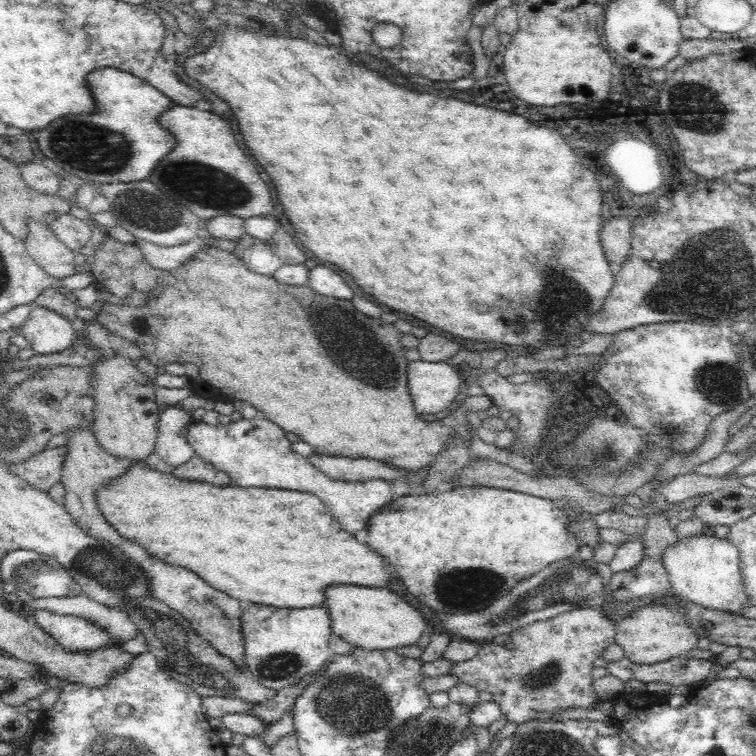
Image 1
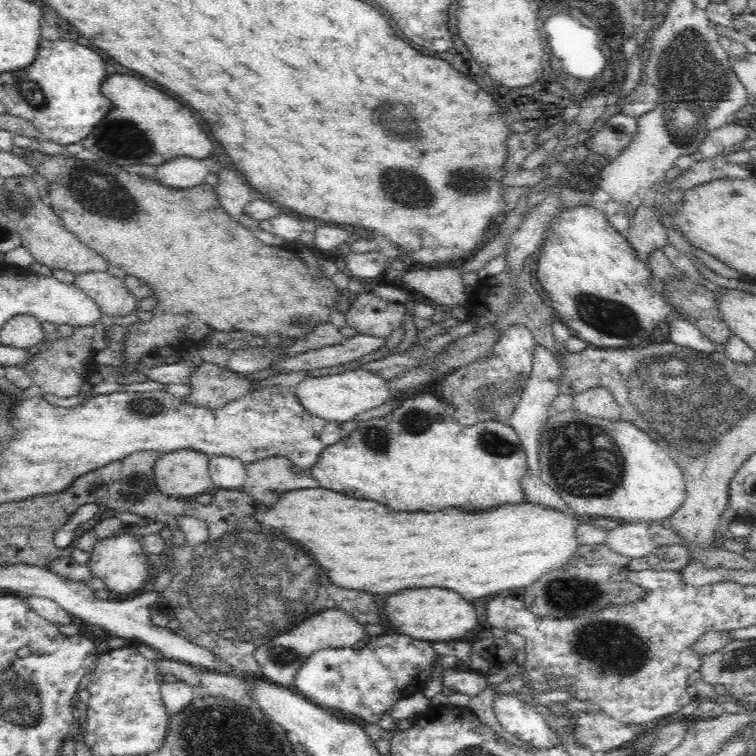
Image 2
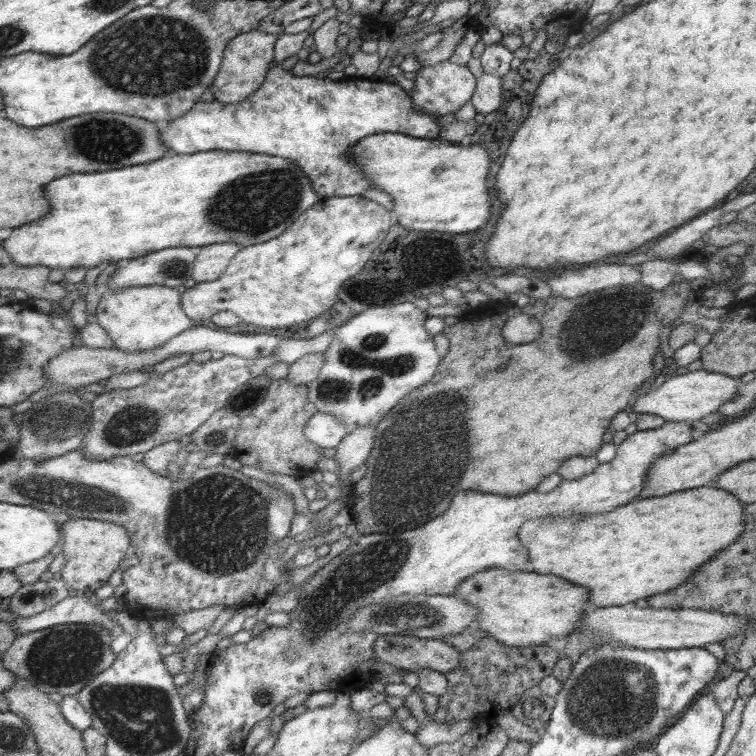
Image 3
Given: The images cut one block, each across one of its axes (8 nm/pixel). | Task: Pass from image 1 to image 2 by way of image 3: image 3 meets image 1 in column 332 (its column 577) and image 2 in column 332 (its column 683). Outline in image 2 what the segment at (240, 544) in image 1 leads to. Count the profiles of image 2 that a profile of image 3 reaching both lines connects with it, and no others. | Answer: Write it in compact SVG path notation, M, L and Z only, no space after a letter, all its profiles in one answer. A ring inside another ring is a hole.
M322 486L318 488L309 489L296 489L293 491L284 492L274 504L268 507L266 512L258 512L255 515L261 524L266 526L272 526L272 528L278 528L282 532L286 532L290 538L298 540L300 544L304 544L306 548L312 550L312 554L316 556L316 560L326 568L330 580L342 588L354 588L354 590L366 590L366 592L374 592L374 594L386 594L388 590L406 590L406 588L422 588L422 586L442 586L442 588L450 588L450 590L456 590L460 592L464 598L468 600L476 600L476 598L484 598L484 596L490 596L490 594L498 595L498 592L502 593L506 590L512 590L512 588L528 588L532 584L536 584L546 572L558 571L564 569L572 563L577 553L583 548L576 536L577 530L581 525L591 523L594 518L584 515L582 517L576 515L572 510L560 510L550 505L542 505L528 500L520 501L519 503L507 503L497 504L488 510L460 510L460 508L454 508L454 506L448 506L448 508L442 508L440 512L398 512L398 510L392 510L392 508L386 508L384 504L378 504L374 500L362 500L348 496L342 492L333 491Z

